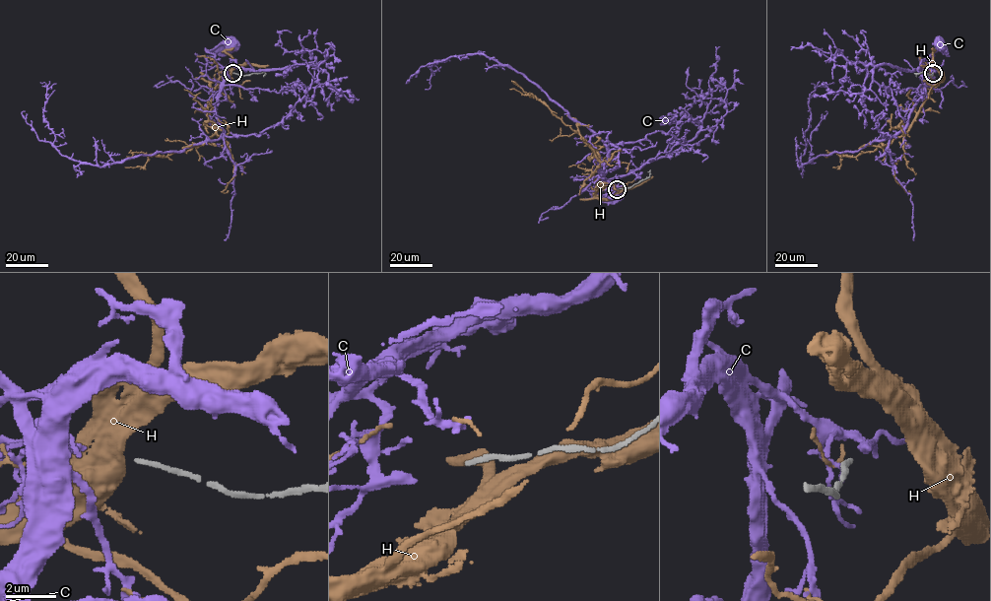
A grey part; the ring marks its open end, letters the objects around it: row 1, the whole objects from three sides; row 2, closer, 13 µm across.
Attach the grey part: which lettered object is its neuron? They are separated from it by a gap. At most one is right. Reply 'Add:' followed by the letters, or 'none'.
Add: C

